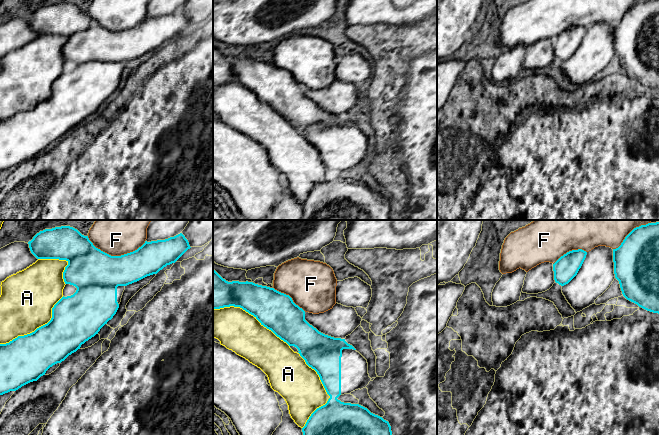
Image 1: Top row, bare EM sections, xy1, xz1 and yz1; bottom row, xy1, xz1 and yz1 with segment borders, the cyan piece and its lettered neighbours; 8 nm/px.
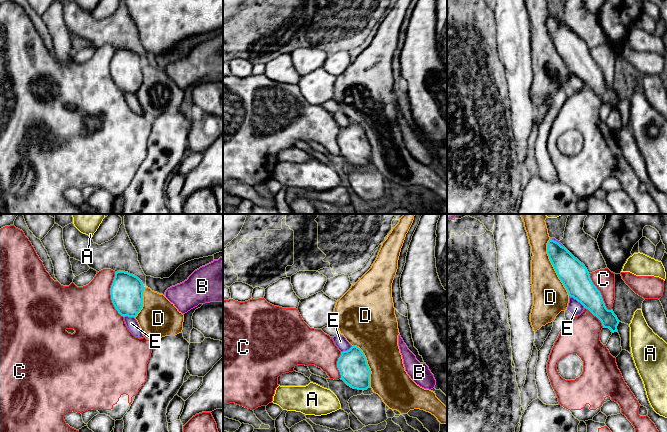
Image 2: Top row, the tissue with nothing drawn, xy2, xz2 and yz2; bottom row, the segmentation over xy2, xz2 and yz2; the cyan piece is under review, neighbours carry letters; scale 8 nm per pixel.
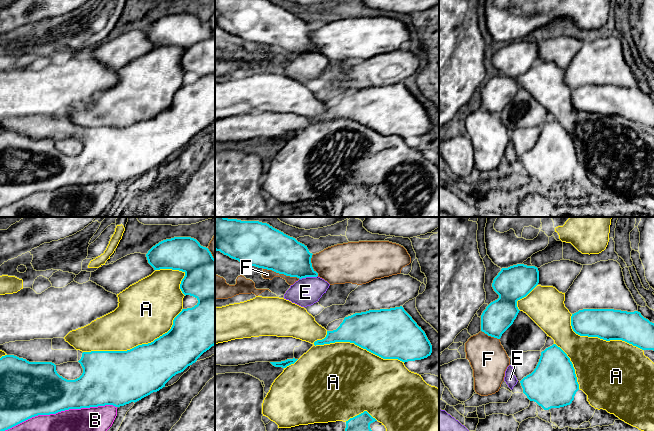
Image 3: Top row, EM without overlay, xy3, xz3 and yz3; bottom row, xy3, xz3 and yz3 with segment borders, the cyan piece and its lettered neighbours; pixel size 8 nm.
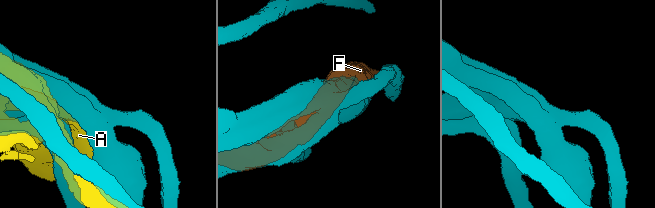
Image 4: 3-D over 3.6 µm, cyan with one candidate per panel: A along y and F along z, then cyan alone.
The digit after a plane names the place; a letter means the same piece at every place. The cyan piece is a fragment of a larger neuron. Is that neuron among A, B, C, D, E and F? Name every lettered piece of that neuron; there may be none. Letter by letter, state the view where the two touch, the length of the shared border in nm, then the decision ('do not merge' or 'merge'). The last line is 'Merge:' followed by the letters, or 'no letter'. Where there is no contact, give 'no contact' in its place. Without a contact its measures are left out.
A: contact in xz3; length 750 nm; do not merge
B: contact in xy3; length 900 nm; do not merge
C: contact in xy2; length 380 nm; do not merge
D: contact in yz2; length 480 nm; do not merge
E: contact in xz3; length 160 nm; do not merge
F: contact in xy1; length 480 nm; do not merge
Merge: no letter

